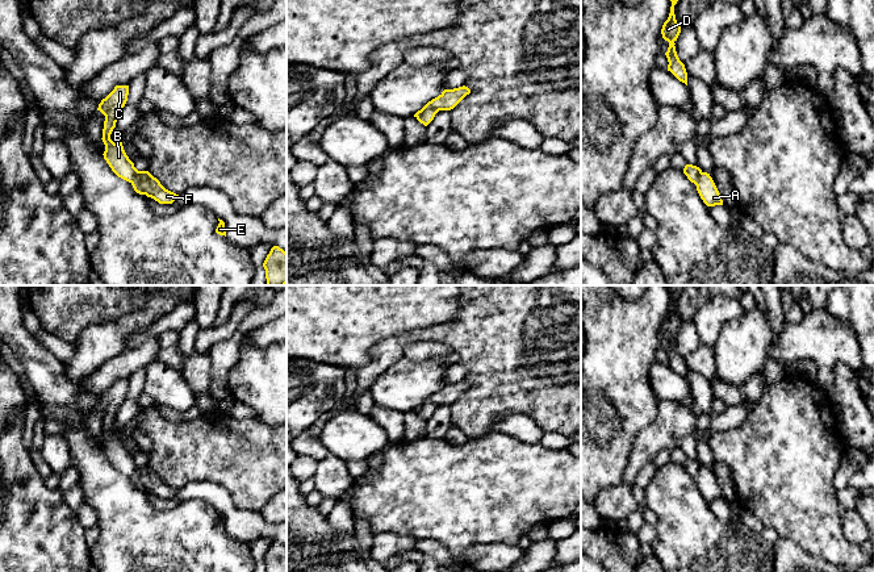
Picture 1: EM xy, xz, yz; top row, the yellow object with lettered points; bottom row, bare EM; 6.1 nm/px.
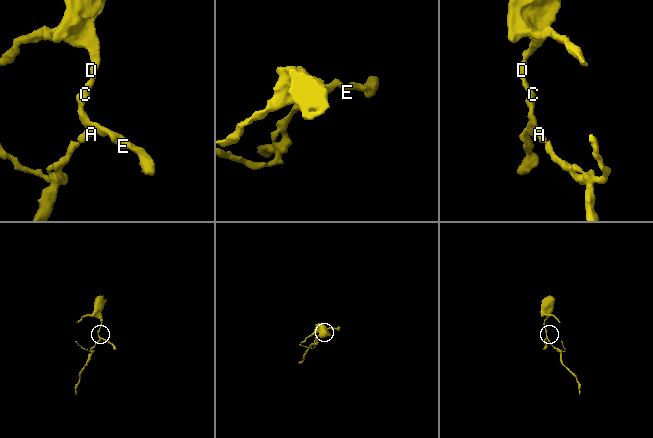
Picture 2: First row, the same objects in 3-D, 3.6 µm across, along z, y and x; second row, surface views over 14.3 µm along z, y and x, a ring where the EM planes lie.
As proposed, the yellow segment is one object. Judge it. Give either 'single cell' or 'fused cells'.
fused cells

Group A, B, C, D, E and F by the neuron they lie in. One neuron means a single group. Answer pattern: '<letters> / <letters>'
A / B C D E F

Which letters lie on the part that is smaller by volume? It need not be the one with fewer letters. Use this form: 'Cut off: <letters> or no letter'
Cut off: A

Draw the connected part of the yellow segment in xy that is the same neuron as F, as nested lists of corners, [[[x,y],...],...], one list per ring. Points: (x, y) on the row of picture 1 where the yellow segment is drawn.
[[[116,85],[99,104],[97,110],[105,116],[101,138],[105,145],[104,159],[118,178],[129,183],[137,181],[147,197],[159,204],[172,204],[179,195],[166,189],[149,171],[138,171],[126,155],[122,142],[114,143],[110,139],[117,117],[127,101],[127,95],[129,85]]]

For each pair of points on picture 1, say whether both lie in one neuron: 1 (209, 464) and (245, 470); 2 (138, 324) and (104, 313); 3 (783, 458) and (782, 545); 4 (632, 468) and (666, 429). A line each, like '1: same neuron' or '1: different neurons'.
1: same neuron
2: different neurons
3: different neurons
4: same neuron

